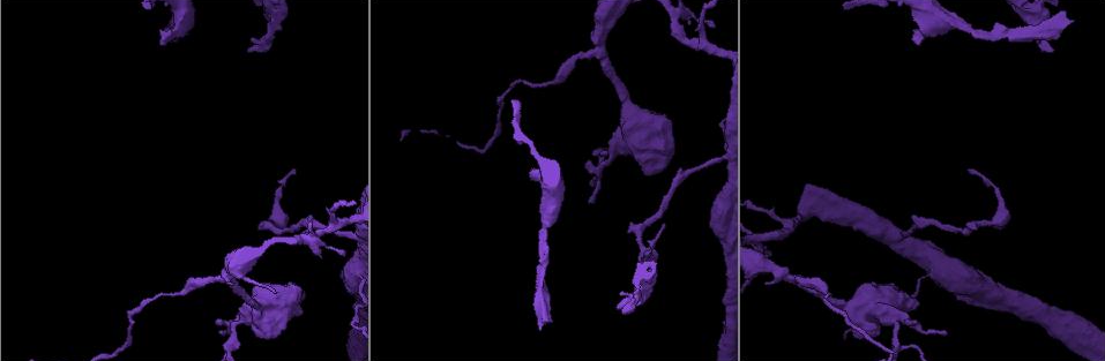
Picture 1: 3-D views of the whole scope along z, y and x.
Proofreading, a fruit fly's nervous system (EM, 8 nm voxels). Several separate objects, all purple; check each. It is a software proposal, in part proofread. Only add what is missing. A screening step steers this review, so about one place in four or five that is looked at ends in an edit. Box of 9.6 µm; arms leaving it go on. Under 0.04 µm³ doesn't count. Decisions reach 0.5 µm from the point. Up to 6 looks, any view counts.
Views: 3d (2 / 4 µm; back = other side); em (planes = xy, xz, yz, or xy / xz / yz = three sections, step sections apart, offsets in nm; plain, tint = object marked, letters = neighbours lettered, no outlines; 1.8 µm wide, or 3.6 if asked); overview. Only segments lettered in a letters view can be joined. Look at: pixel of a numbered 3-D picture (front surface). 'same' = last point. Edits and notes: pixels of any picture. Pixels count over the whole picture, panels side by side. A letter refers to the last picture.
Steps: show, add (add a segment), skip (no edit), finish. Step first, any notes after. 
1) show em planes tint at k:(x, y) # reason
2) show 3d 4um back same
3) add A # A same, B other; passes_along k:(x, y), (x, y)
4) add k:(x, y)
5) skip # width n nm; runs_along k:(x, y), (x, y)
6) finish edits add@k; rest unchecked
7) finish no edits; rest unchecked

show em yz step 8 letters at 1:(619, 309) # an open end

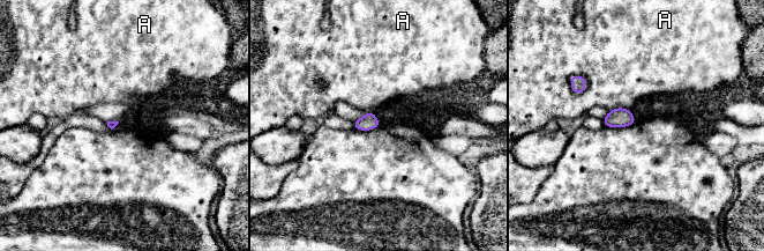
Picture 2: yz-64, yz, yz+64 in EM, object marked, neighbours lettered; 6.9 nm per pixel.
skip # longest_contact A 150 nm; A other; border 2:(574, 74), (584, 78), (581, 94); none of them fits

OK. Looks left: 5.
show 3d 2um at 1:(1073, 21) # an open end

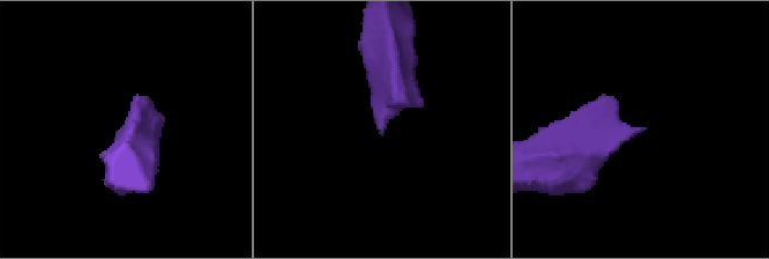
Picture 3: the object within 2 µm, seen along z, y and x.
show em 3.6um planes tint at 3:(120, 127)

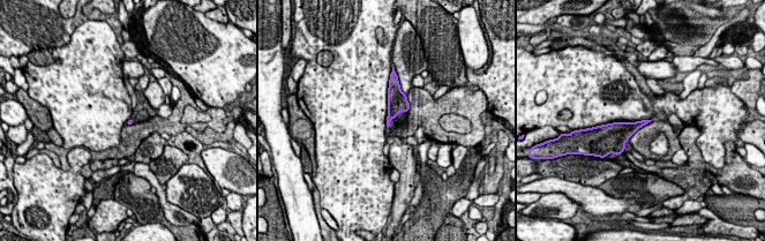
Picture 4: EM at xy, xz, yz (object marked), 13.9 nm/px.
show em 3.6um planes letters same # what lies round it

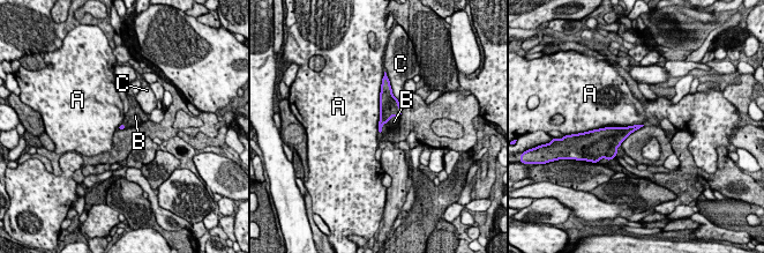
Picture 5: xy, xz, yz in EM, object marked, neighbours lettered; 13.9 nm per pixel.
add B # A other, B same, C other; passes_along 5:(389, 105), (388, 120), (394, 121); it goes on there

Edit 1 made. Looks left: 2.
show overview # see it whole again

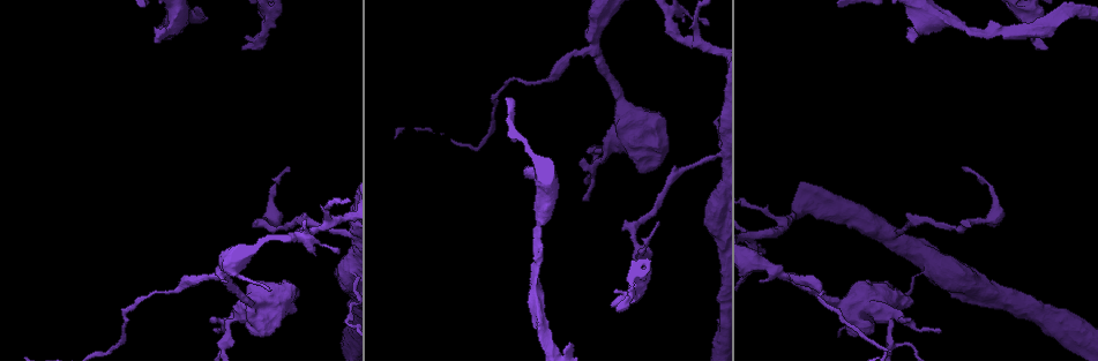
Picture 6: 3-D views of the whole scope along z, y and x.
show em yz step 8 letters at 6:(912, 43) # branch stops here

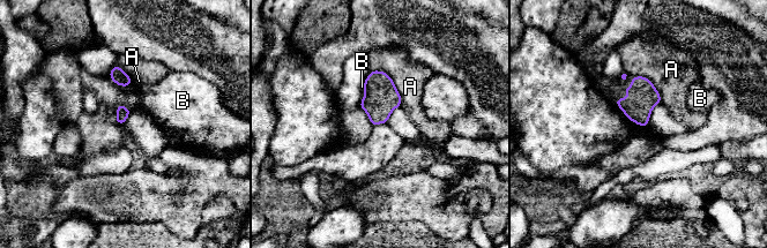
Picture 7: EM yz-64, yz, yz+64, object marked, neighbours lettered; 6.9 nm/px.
skip # A other, B other; border 7:(108, 74), (119, 85), (132, 84); no lettered segment goes on from it

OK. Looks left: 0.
finish edits add@5; rest unchecked

